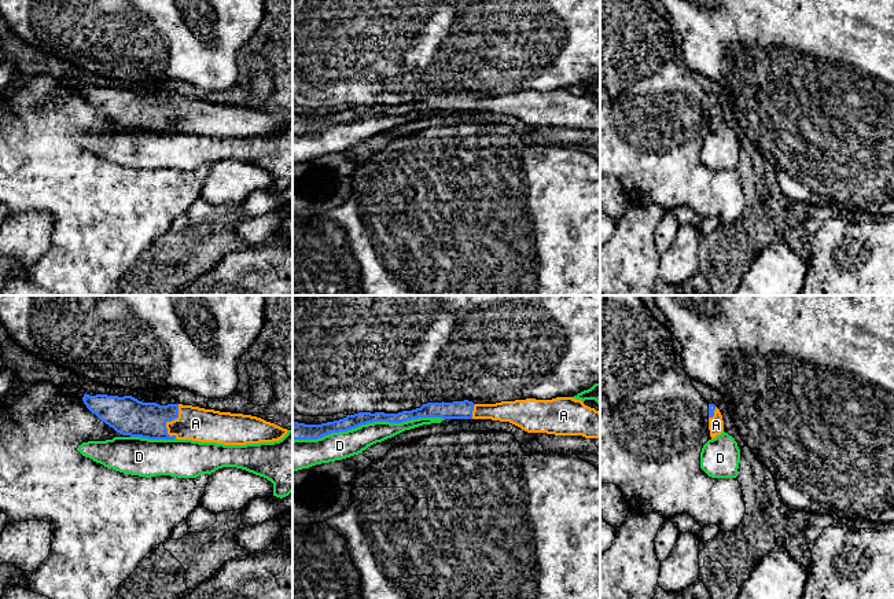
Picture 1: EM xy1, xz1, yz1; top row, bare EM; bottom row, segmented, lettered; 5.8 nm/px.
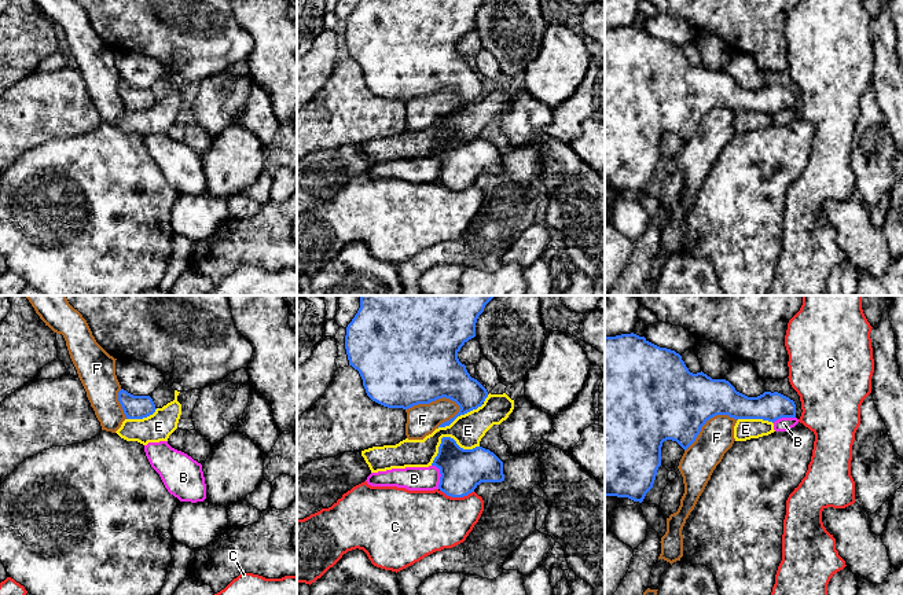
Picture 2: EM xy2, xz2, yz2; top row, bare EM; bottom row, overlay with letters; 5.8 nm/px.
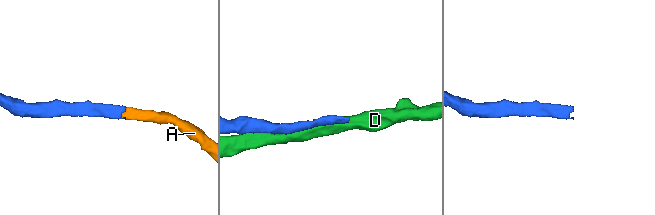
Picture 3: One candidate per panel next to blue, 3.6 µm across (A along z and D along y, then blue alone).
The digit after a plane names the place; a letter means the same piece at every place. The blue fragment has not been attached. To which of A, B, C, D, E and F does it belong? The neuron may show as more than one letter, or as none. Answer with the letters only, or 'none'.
A

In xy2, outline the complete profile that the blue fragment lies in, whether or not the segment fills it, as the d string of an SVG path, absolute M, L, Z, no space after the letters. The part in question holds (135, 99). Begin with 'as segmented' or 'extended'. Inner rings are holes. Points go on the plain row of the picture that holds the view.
as segmented; M124 81L118 84L118 93L126 111L143 111L157 102L150 88L133 88Z

